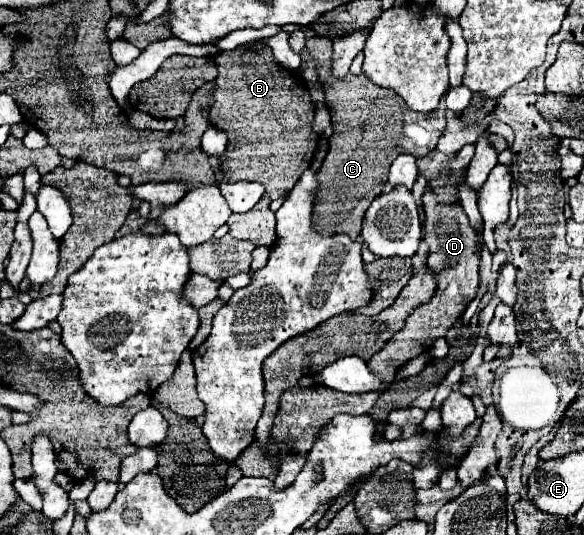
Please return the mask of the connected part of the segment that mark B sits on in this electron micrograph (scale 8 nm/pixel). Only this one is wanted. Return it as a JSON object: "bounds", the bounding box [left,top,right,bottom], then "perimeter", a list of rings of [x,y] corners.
{"bounds":[210,45,318,201],"perimeter":[[[262,45],[258,49],[238,47],[234,51],[224,51],[214,57],[214,63],[218,67],[216,77],[216,91],[214,91],[214,105],[210,109],[210,125],[218,131],[224,131],[228,135],[226,151],[222,153],[222,169],[228,177],[228,181],[258,181],[266,187],[264,197],[270,201],[286,195],[302,171],[306,171],[312,165],[312,157],[318,145],[318,133],[312,131],[314,121],[314,105],[304,93],[304,79],[292,77],[294,73],[280,67],[274,57],[272,49],[268,45]]]}

